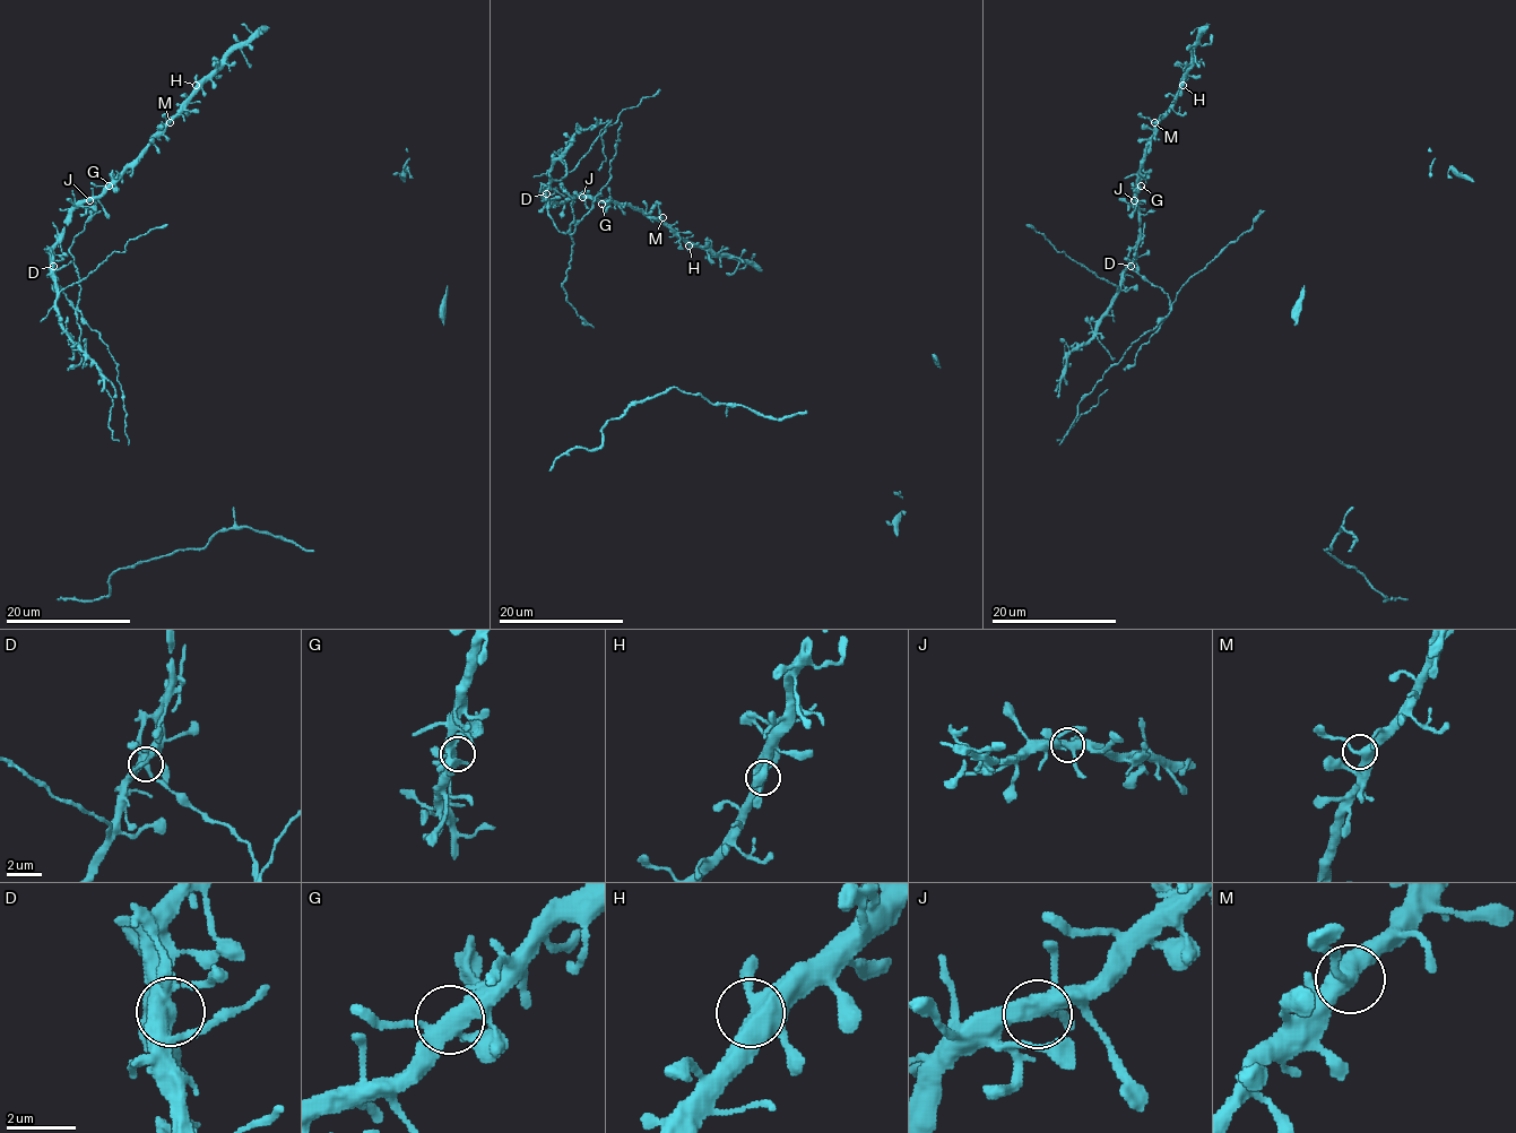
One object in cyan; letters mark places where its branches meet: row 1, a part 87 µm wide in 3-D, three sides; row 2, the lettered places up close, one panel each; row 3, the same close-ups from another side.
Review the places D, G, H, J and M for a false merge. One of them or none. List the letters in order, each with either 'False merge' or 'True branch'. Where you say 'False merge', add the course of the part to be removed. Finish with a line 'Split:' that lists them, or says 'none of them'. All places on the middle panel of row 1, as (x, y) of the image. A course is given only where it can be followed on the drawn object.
D: False merge. Course of the part to remove: (546, 193), (554, 225), (571, 233), (611, 176), (622, 121), (612, 120), (601, 136), (606, 161), (599, 170)
G: True branch
H: True branch
J: True branch
M: True branch
Split: D

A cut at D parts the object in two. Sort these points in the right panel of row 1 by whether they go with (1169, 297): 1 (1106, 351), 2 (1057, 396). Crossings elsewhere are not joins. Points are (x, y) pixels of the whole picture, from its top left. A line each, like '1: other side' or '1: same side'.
1: other side
2: other side

